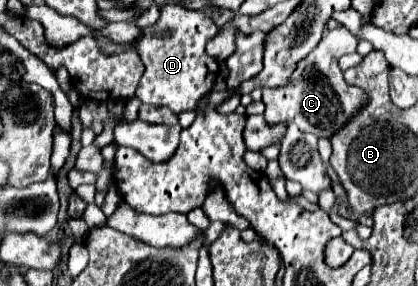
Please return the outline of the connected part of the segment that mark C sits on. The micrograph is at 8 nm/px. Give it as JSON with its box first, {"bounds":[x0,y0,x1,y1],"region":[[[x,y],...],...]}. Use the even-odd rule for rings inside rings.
{"bounds":[262,28,370,138],"region":[[[336,28],[324,34],[314,52],[310,52],[290,76],[290,86],[262,90],[266,104],[266,124],[276,126],[278,122],[294,122],[302,132],[310,132],[318,138],[332,138],[340,128],[344,128],[358,114],[358,110],[368,106],[370,100],[364,90],[344,80],[338,66],[338,60],[344,54],[356,52],[358,42],[360,38],[346,28]]]}

